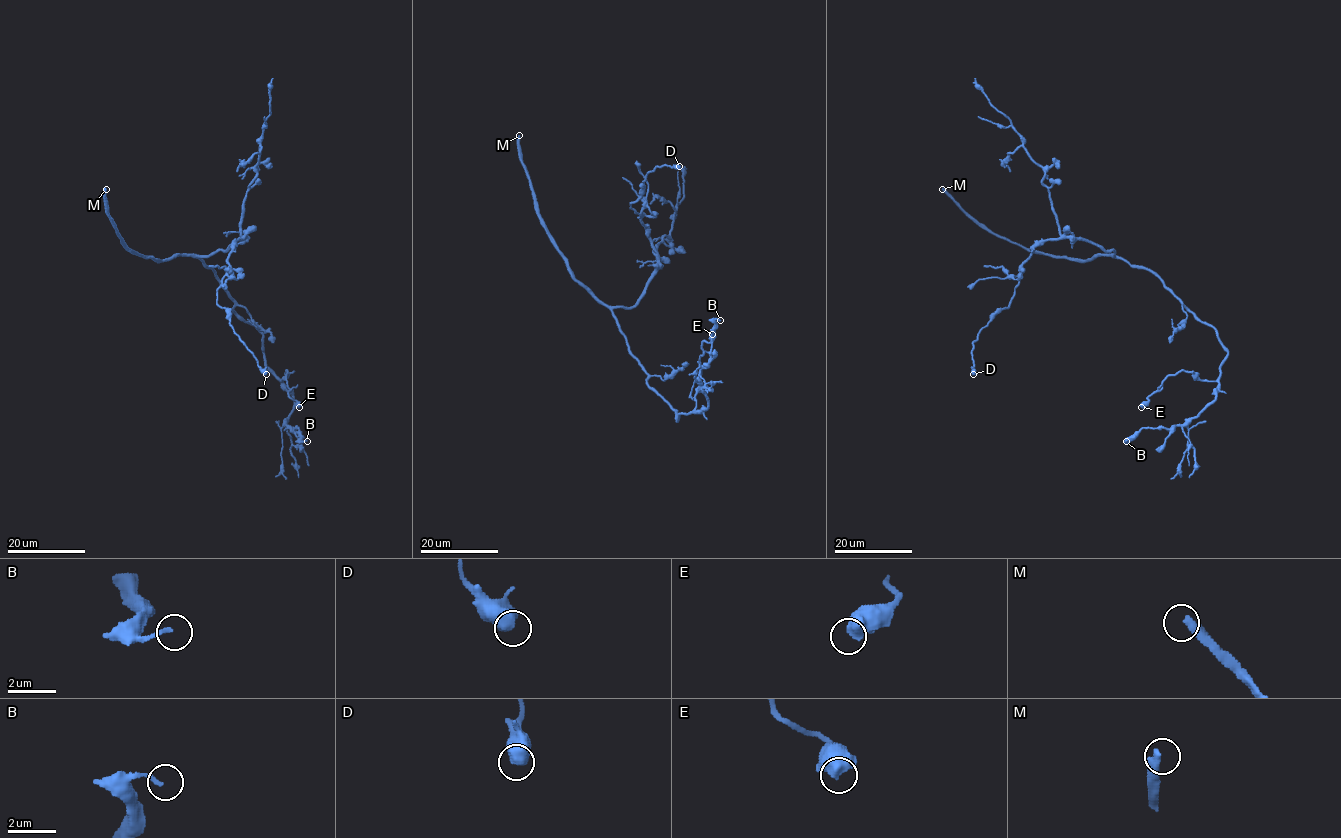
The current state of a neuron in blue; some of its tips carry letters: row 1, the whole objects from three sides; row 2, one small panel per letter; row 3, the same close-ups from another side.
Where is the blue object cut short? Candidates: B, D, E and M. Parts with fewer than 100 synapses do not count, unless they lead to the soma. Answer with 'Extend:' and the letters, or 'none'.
Extend: M

